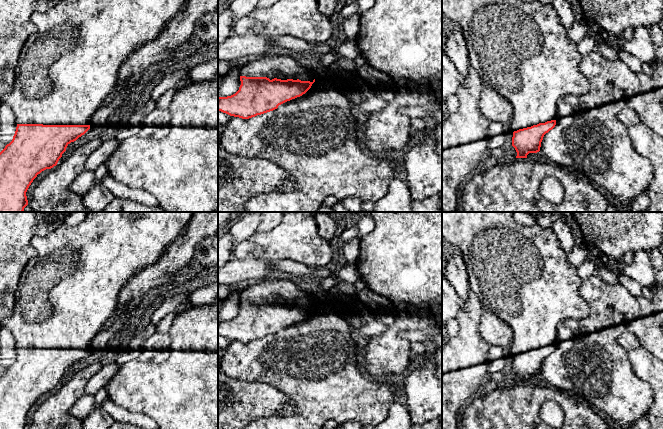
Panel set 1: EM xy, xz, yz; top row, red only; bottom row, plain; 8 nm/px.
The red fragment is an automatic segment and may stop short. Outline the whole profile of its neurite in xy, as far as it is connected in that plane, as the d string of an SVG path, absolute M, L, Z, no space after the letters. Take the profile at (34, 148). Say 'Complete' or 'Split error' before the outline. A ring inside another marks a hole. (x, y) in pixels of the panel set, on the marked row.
Split error. M78 0L75 2L62 1L46 12L35 12L30 19L37 31L25 41L15 68L15 81L13 89L2 98L14 113L17 123L12 141L0 152L0 212L23 212L28 205L26 192L33 180L46 169L57 165L67 146L76 141L90 129L90 121L94 113L106 102L109 96L117 88L118 73L121 66L132 52L154 40L166 26L166 24L179 13L188 0Z

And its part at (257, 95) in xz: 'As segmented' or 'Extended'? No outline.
Extended

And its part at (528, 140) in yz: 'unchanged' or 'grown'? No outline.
grown

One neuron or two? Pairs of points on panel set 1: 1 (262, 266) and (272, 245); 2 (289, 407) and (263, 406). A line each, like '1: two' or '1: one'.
1: two
2: two

